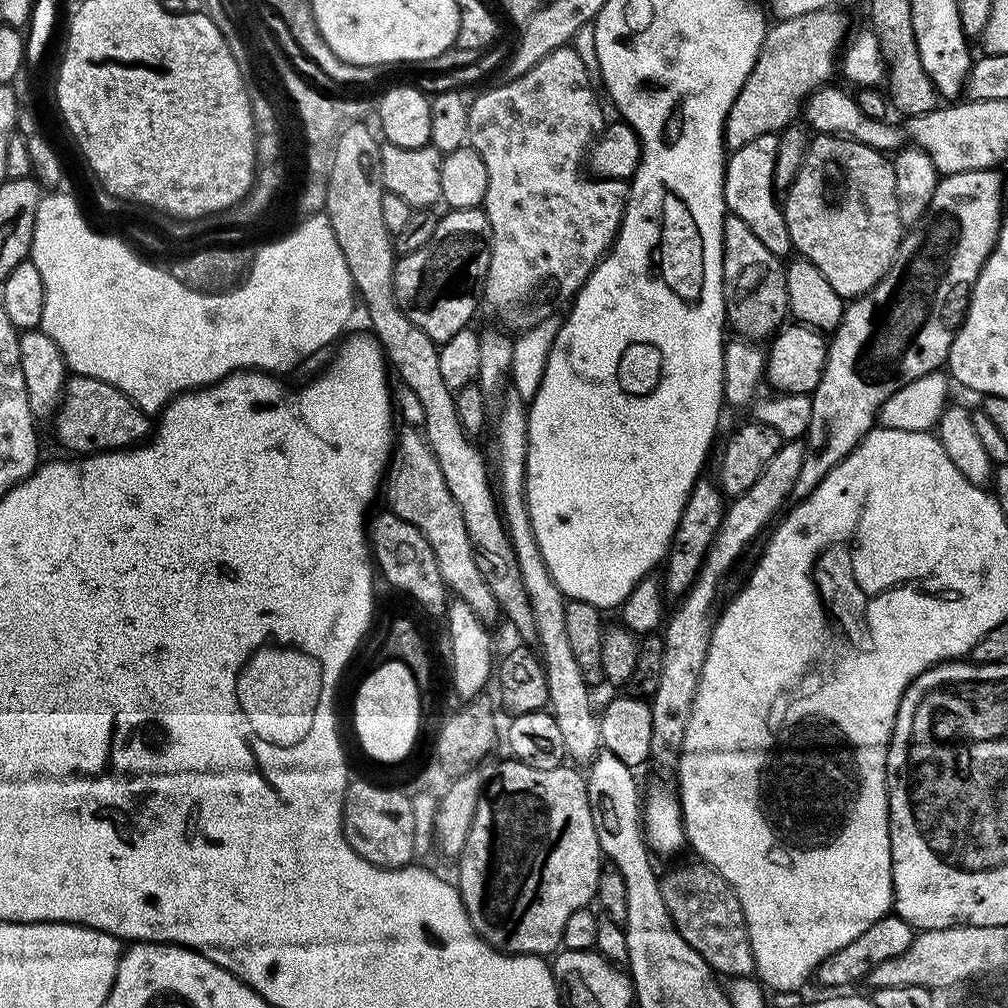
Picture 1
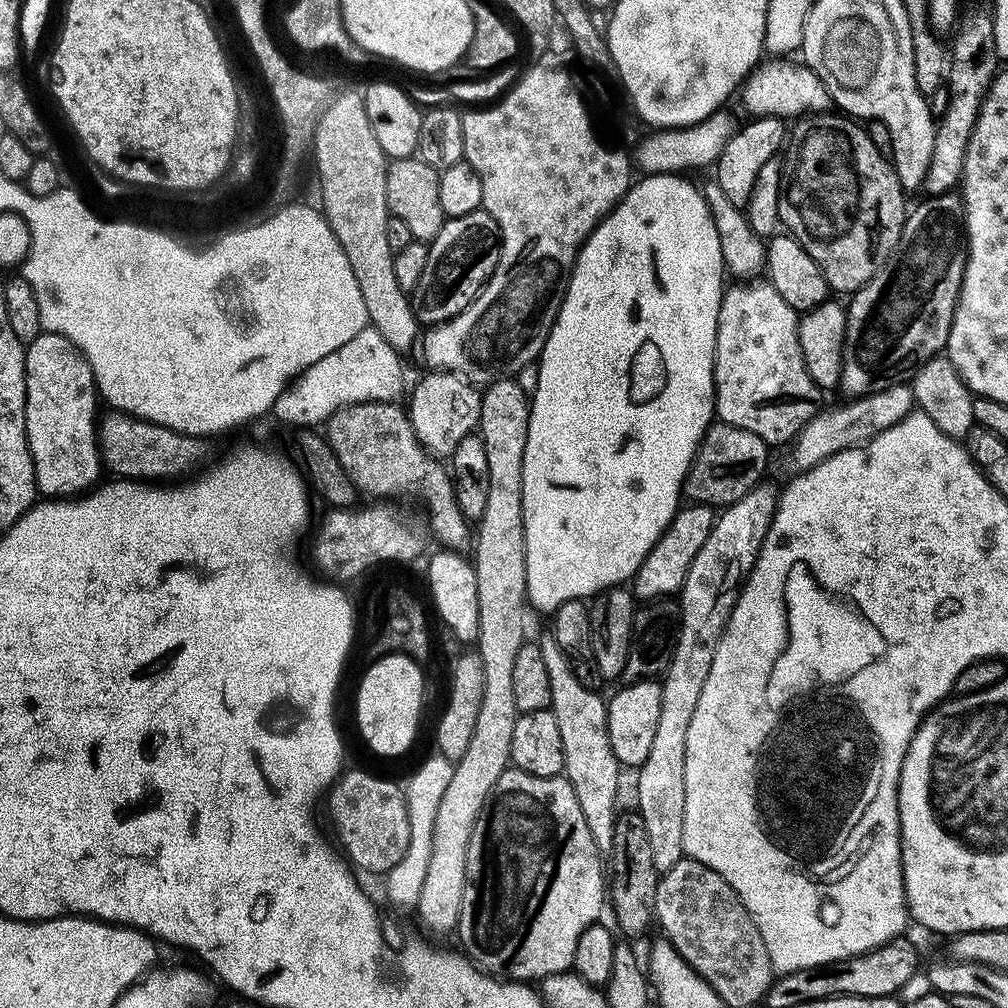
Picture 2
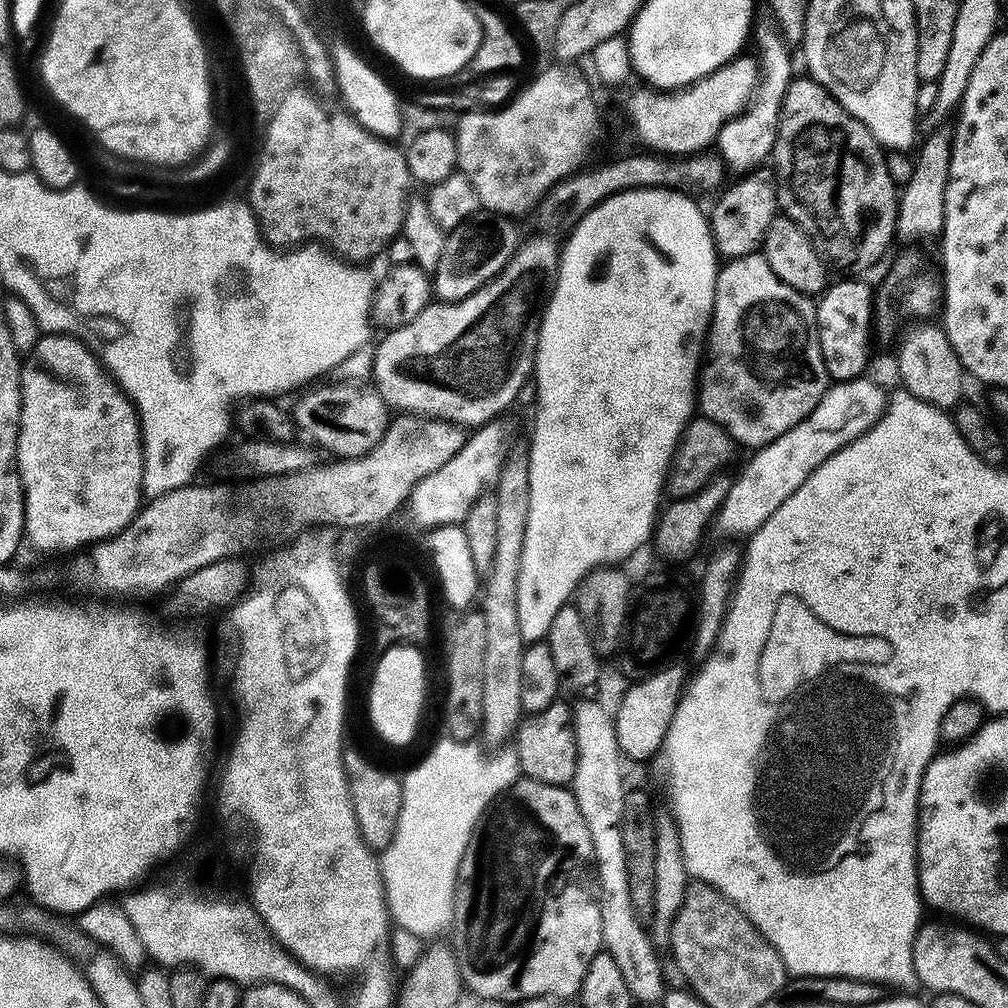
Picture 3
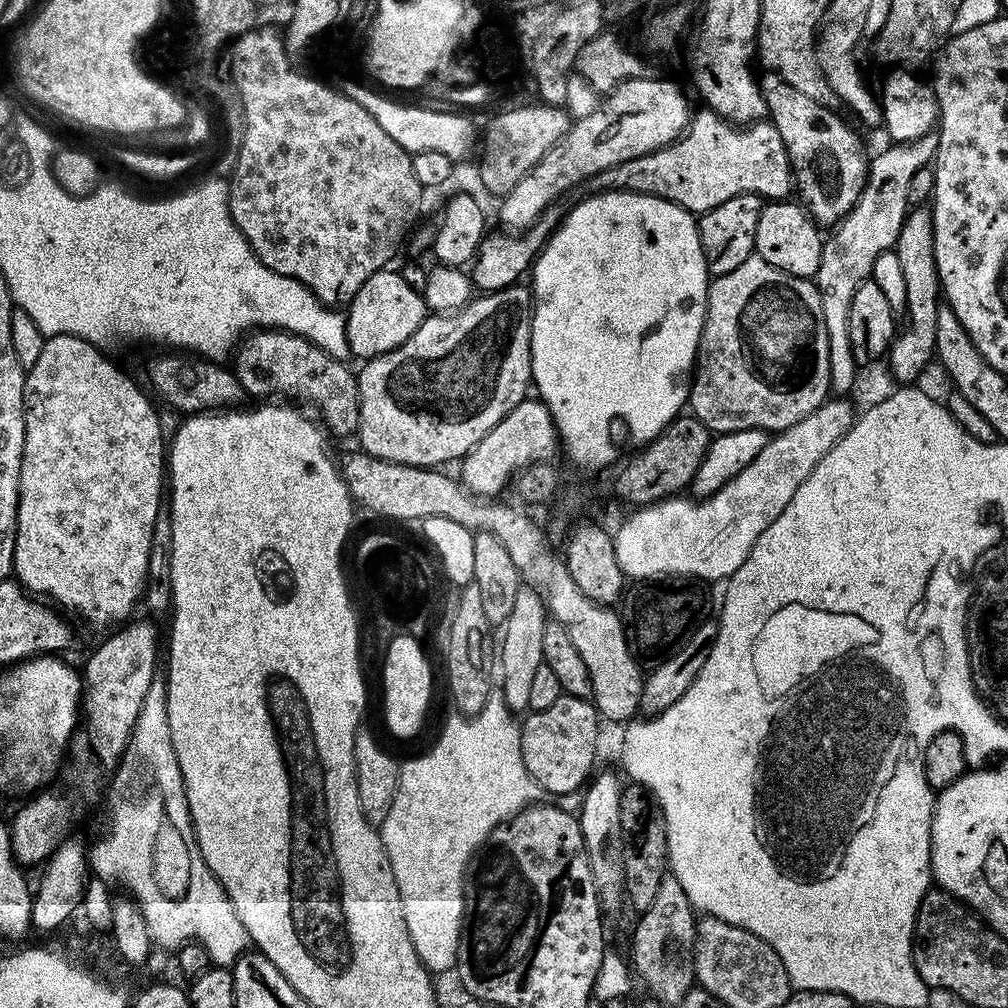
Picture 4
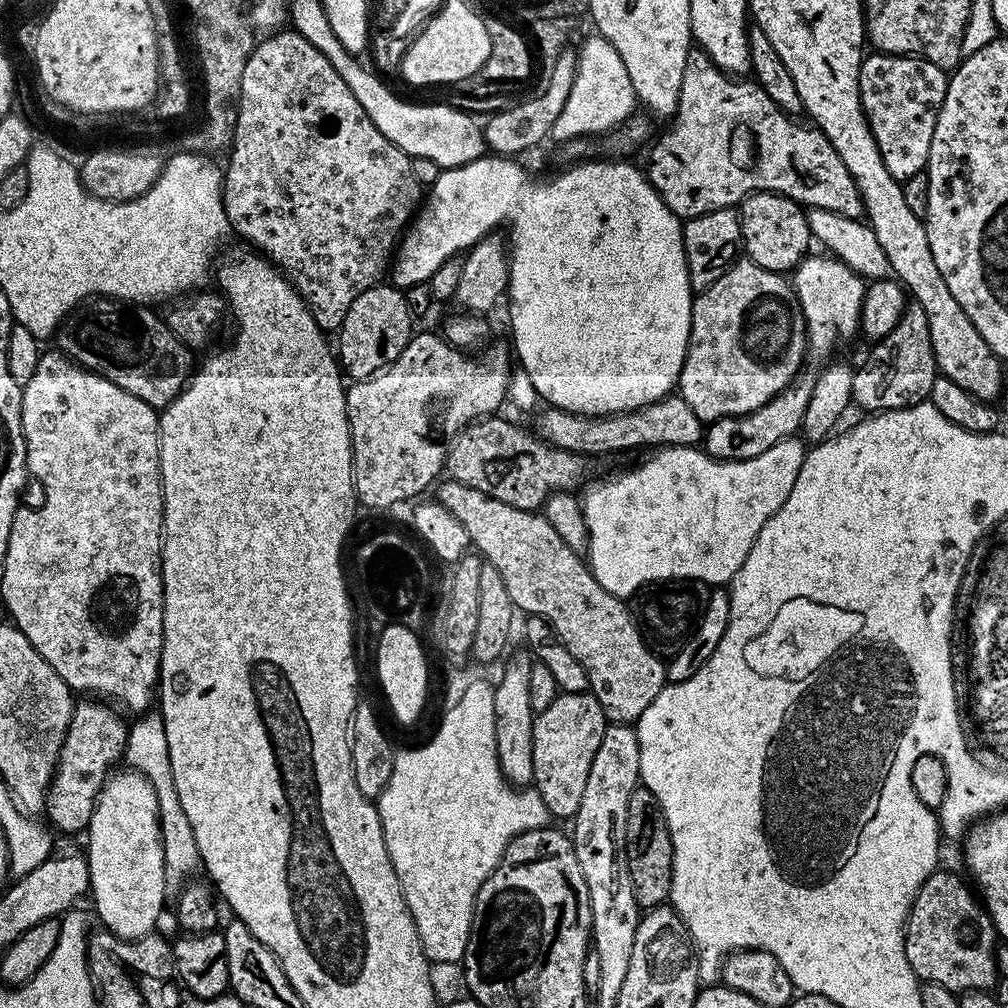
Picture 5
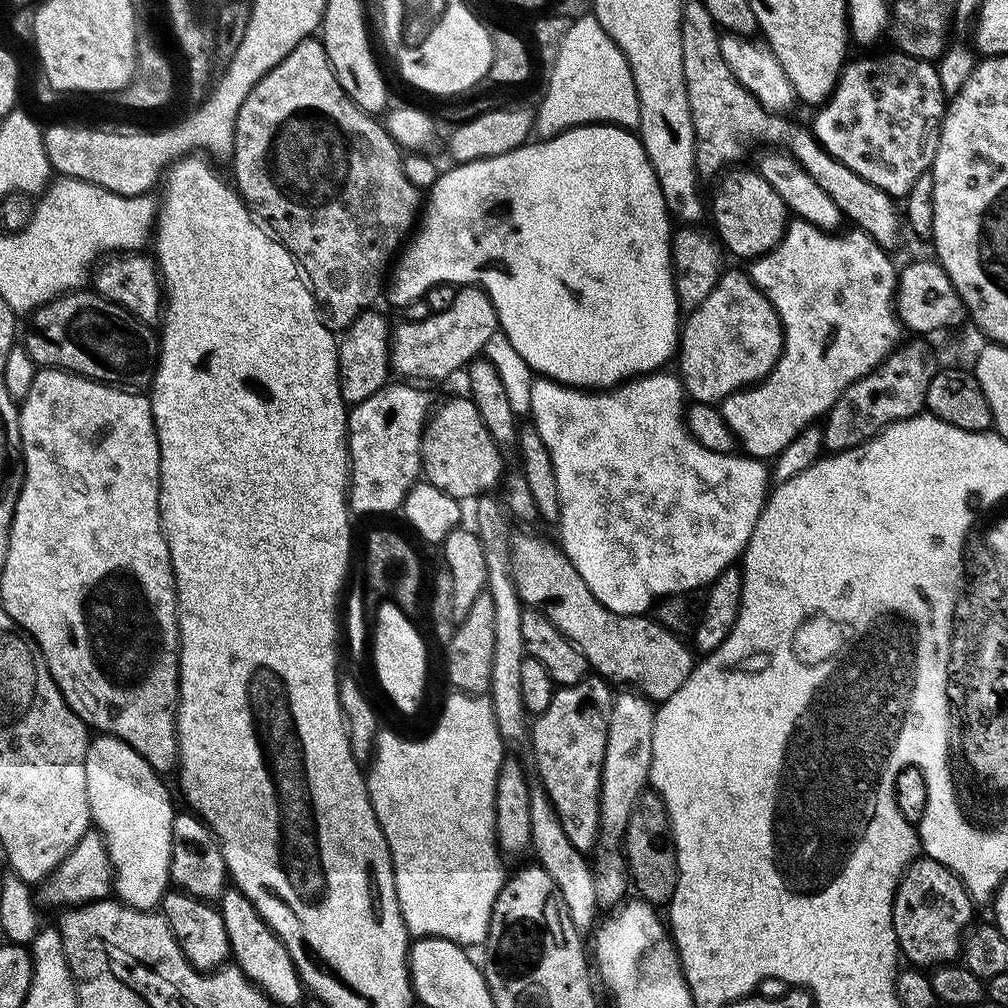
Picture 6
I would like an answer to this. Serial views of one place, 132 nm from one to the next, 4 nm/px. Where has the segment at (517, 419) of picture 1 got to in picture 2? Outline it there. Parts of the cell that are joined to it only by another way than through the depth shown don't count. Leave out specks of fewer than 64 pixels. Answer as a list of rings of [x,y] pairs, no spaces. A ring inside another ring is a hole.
[[[550,634],[538,640],[542,650],[542,659],[546,662],[546,671],[550,673],[550,694],[552,695],[551,710],[554,718],[558,718],[558,734],[562,734],[562,754],[564,755],[563,775],[574,786],[574,794],[578,797],[578,806],[582,806],[582,814],[586,818],[586,827],[590,829],[594,842],[600,847],[601,853],[611,853],[612,843],[616,835],[614,826],[618,815],[616,795],[620,792],[620,772],[622,766],[614,758],[614,750],[610,746],[608,733],[608,706],[605,697],[599,691],[582,686],[572,669],[572,663],[565,658],[558,642]]]

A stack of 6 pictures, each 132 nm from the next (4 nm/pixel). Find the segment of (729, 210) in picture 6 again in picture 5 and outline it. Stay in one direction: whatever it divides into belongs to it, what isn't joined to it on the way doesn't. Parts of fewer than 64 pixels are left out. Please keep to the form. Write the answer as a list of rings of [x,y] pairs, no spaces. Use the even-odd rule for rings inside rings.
[[[752,192],[738,205],[742,226],[742,252],[762,270],[788,274],[809,255],[814,237],[808,225],[808,213],[802,205],[780,192]]]

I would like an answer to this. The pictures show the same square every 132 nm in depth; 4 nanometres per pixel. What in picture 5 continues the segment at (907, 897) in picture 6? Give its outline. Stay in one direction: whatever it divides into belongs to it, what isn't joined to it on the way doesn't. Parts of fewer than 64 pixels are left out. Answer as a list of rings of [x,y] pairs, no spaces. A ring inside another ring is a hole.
[[[937,870],[930,874],[930,878],[926,878],[926,882],[922,882],[912,903],[912,908],[908,912],[908,922],[904,926],[906,958],[910,962],[914,974],[921,981],[938,982],[938,986],[946,986],[946,990],[957,994],[974,990],[992,990],[995,989],[998,979],[996,928],[992,925],[992,919],[988,917],[983,903],[977,899],[971,887],[968,889],[964,885],[965,877],[961,876]]]

